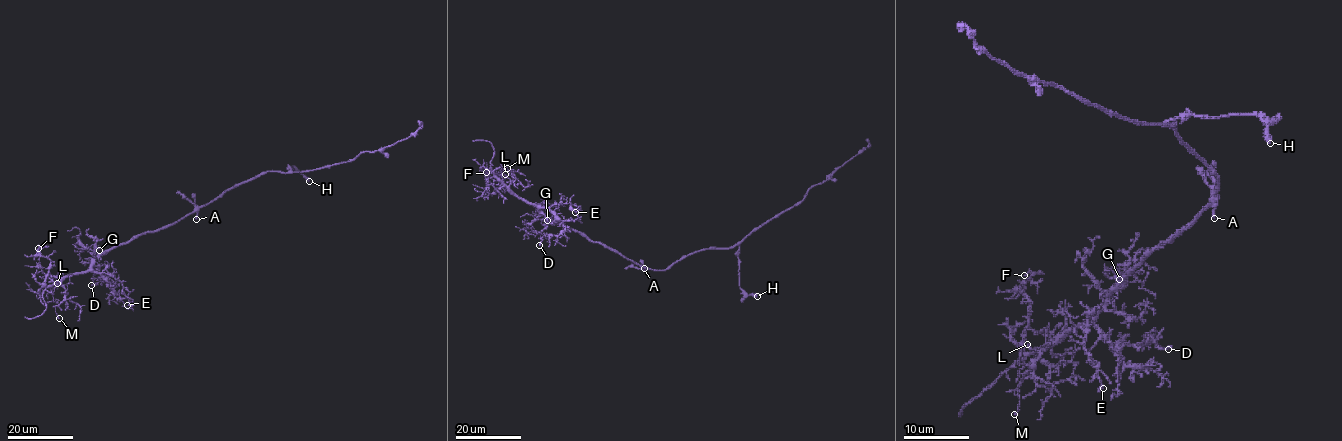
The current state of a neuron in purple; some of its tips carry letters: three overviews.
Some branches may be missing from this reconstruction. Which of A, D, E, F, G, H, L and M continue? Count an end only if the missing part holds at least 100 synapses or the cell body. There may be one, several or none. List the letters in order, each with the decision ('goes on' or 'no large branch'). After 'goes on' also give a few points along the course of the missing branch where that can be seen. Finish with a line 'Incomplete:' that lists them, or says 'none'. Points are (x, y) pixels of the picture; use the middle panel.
A: no large branch
D: no large branch
E: no large branch
F: no large branch
G: no large branch
H: no large branch
L: no large branch
M: no large branch
Incomplete: none

